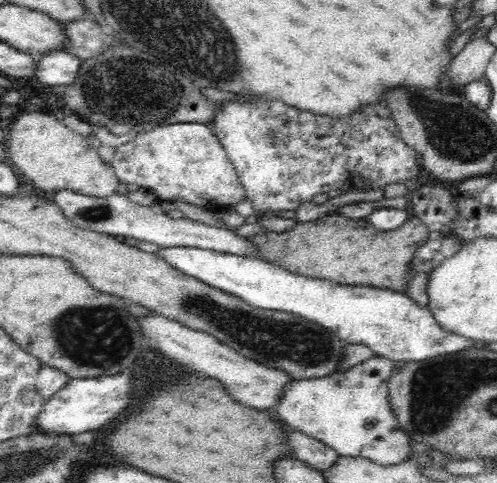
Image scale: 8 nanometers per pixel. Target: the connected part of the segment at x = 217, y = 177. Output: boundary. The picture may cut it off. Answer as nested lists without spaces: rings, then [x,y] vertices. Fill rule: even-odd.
[[[176,123],[153,128],[115,149],[113,171],[117,180],[137,184],[156,194],[158,200],[184,200],[206,210],[234,208],[245,198],[238,173],[220,140],[204,123]]]

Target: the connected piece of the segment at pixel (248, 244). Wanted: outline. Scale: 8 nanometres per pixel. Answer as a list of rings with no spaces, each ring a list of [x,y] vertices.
[[[58,191],[54,193],[52,202],[61,208],[62,214],[78,228],[89,231],[96,231],[102,234],[112,234],[113,236],[127,236],[136,238],[140,242],[150,242],[158,244],[163,248],[172,247],[194,247],[223,252],[231,255],[249,256],[258,258],[258,249],[252,241],[245,240],[245,237],[234,235],[222,228],[211,225],[198,224],[192,220],[181,217],[178,219],[168,218],[166,213],[162,213],[157,208],[152,210],[152,206],[142,206],[134,203],[126,195],[112,193],[107,197],[84,196],[82,193],[72,191]]]

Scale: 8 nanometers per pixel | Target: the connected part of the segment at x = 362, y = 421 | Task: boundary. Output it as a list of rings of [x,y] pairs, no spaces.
[[[372,357],[366,362],[353,366],[351,370],[338,371],[321,379],[292,380],[285,387],[285,392],[278,403],[277,411],[281,421],[295,430],[304,432],[307,436],[320,440],[325,445],[336,450],[342,456],[370,459],[379,466],[393,466],[402,463],[408,450],[409,434],[398,425],[393,409],[390,408],[388,382],[393,374],[395,363],[386,357]]]

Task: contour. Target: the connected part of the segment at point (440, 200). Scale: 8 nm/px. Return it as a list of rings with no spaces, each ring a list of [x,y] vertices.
[[[422,186],[414,192],[412,210],[412,215],[420,218],[429,232],[440,232],[444,224],[450,224],[458,216],[458,205],[452,206],[452,196],[432,186]]]

